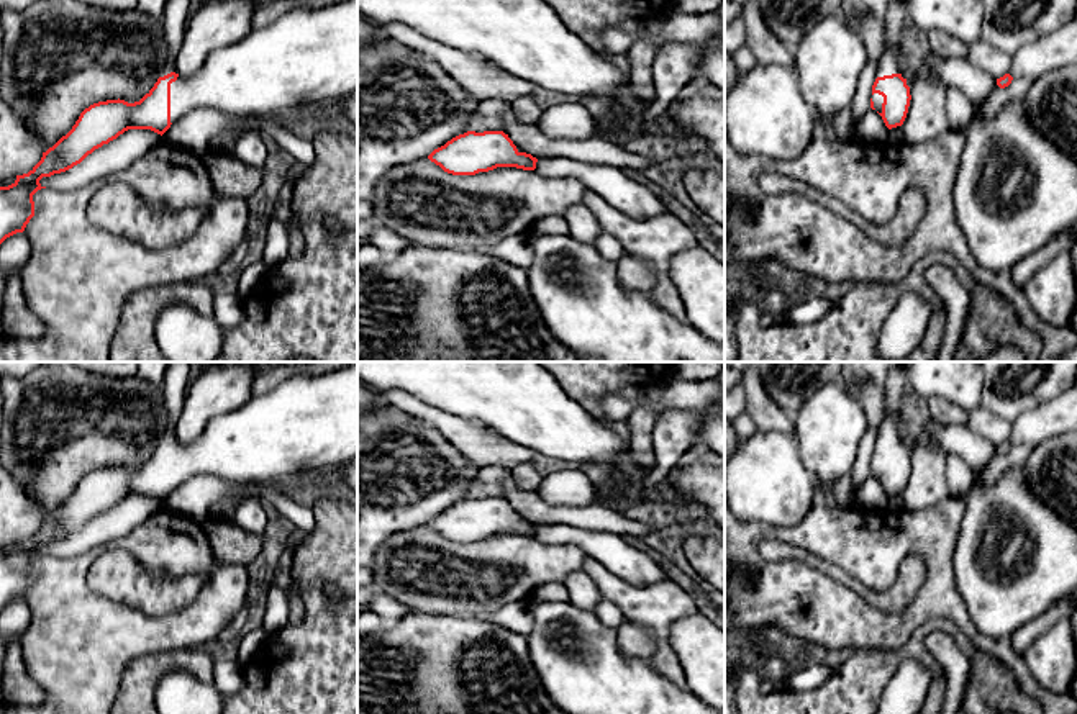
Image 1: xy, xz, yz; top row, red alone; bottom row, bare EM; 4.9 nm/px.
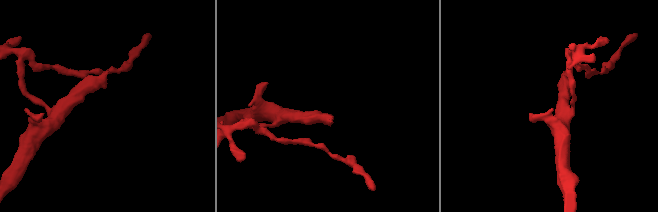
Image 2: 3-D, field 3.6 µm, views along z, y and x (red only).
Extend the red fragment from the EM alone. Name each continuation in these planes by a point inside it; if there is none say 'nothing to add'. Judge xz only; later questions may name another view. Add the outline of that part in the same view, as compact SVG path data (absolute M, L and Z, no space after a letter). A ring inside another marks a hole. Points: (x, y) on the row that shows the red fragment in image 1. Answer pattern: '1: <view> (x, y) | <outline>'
nothing to add

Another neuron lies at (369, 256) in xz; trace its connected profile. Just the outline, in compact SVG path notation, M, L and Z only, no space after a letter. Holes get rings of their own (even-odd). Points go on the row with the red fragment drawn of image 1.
M364 242L357 247L357 272L380 267L389 260L390 257L387 257L379 247L370 242Z

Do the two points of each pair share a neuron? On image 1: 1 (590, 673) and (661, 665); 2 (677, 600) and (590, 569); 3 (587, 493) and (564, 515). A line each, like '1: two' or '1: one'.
1: two
2: one
3: two

